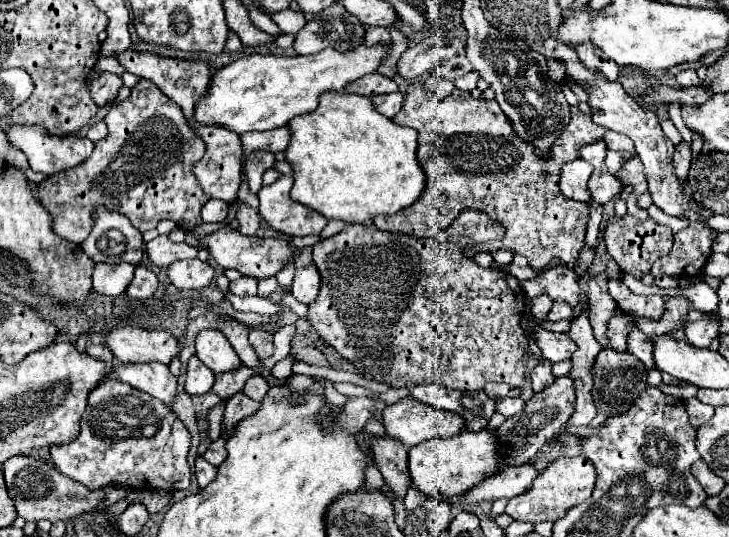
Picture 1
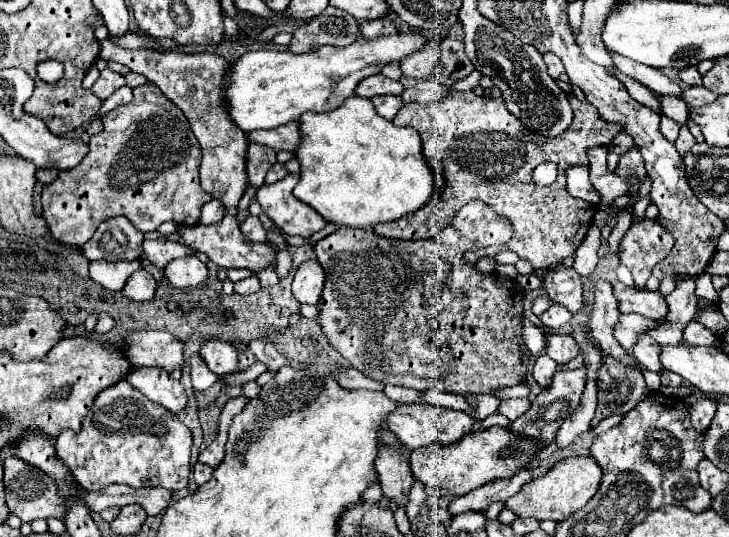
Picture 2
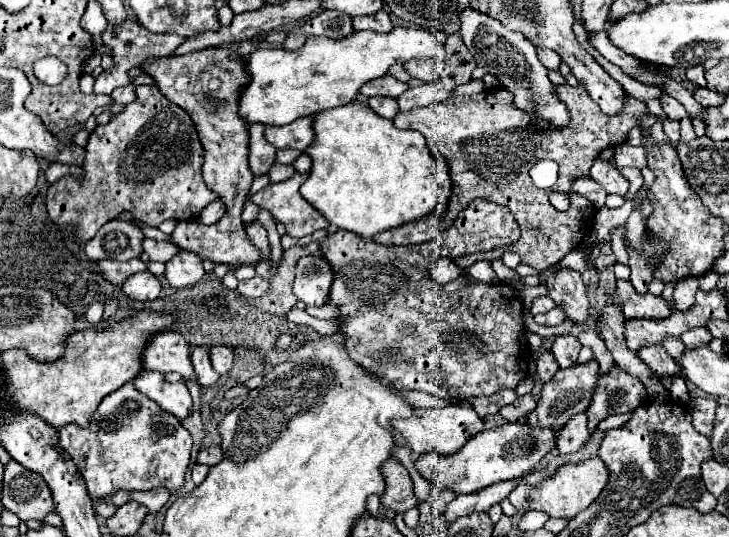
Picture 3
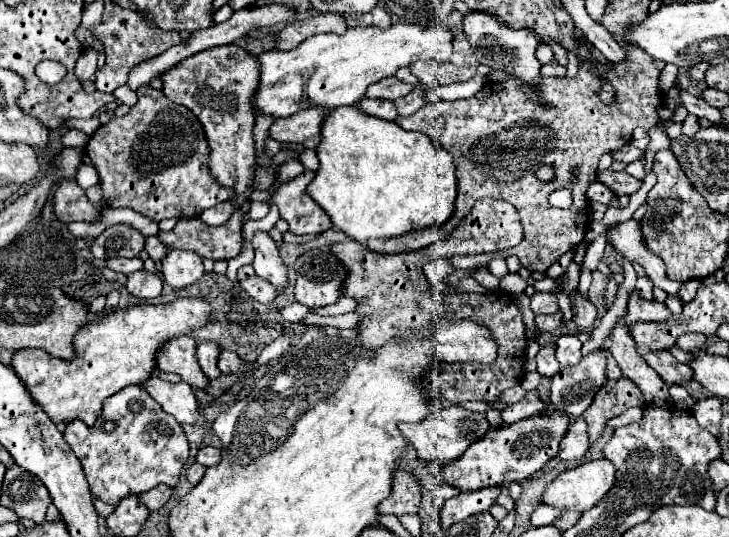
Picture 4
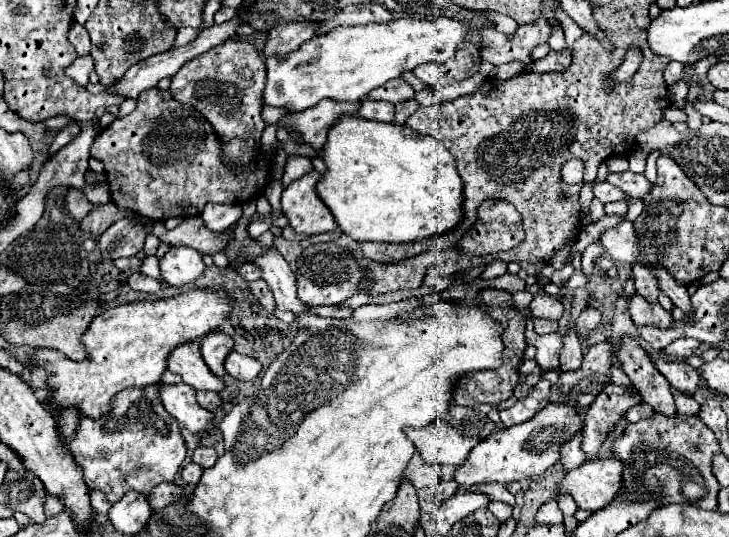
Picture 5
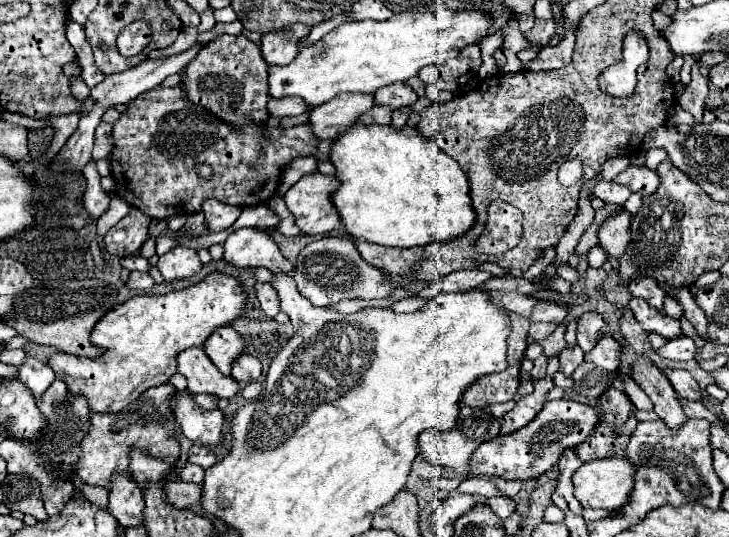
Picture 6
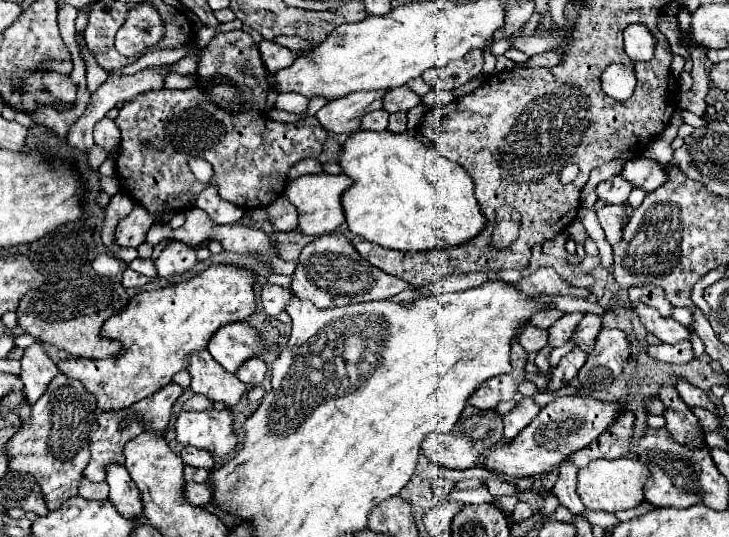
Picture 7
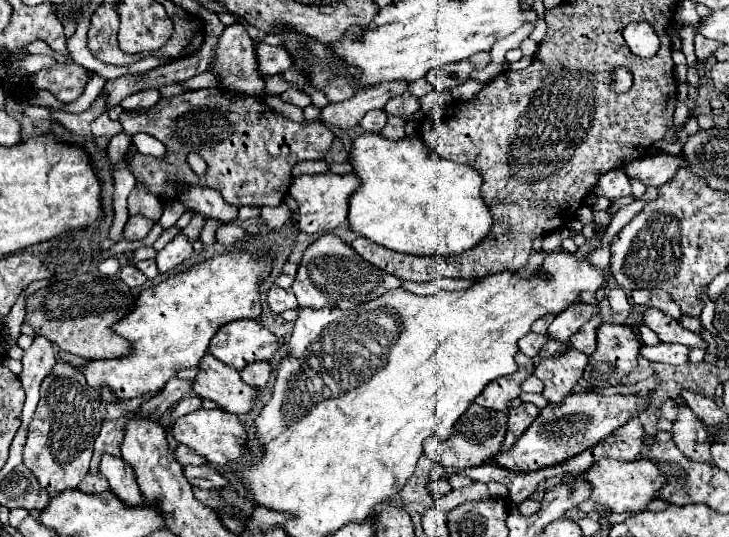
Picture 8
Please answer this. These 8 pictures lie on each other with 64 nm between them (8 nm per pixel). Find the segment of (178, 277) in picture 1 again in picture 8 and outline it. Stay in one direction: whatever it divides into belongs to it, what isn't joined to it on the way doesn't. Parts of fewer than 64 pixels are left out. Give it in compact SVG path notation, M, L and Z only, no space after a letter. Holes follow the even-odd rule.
M178 234L172 242L166 244L164 250L158 252L158 256L156 256L158 270L160 270L162 274L166 274L166 272L178 268L180 264L184 264L188 258L192 258L192 254L194 254L192 244L190 244L182 234Z

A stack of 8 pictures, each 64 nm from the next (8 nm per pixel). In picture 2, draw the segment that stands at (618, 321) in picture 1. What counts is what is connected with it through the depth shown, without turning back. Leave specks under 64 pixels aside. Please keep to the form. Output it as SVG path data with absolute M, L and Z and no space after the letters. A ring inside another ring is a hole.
M622 314L620 320L616 322L616 328L614 328L614 336L618 340L618 344L628 352L632 354L632 346L636 344L636 338L638 334L650 330L650 328L656 328L660 322L656 320L650 320L650 318L644 318L644 316L638 316L638 314Z

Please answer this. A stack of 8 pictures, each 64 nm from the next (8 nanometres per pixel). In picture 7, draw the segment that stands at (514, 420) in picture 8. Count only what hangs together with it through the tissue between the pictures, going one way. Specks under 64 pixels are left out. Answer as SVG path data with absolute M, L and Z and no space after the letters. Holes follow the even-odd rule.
M524 398L516 404L516 408L512 412L508 412L504 416L504 438L512 440L522 428L526 428L526 424L540 412L540 406L532 400L532 398Z

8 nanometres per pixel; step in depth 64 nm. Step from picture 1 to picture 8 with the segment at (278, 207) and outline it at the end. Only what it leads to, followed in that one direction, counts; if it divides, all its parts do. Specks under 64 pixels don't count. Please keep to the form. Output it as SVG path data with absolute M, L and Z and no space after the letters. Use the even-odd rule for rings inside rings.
M314 174L314 176L296 176L290 184L288 194L298 204L298 226L306 234L324 234L332 232L346 222L348 198L354 188L360 186L360 180L354 174Z

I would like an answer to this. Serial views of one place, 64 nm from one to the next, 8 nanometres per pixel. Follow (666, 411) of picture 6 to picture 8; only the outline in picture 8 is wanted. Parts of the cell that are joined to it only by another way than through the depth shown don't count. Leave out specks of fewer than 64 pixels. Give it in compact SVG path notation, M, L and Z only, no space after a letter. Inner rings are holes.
M674 398L676 406L678 406L678 418L672 422L672 436L676 446L692 460L706 460L712 462L710 456L710 442L708 432L704 428L704 424L698 420L698 416L680 400Z

